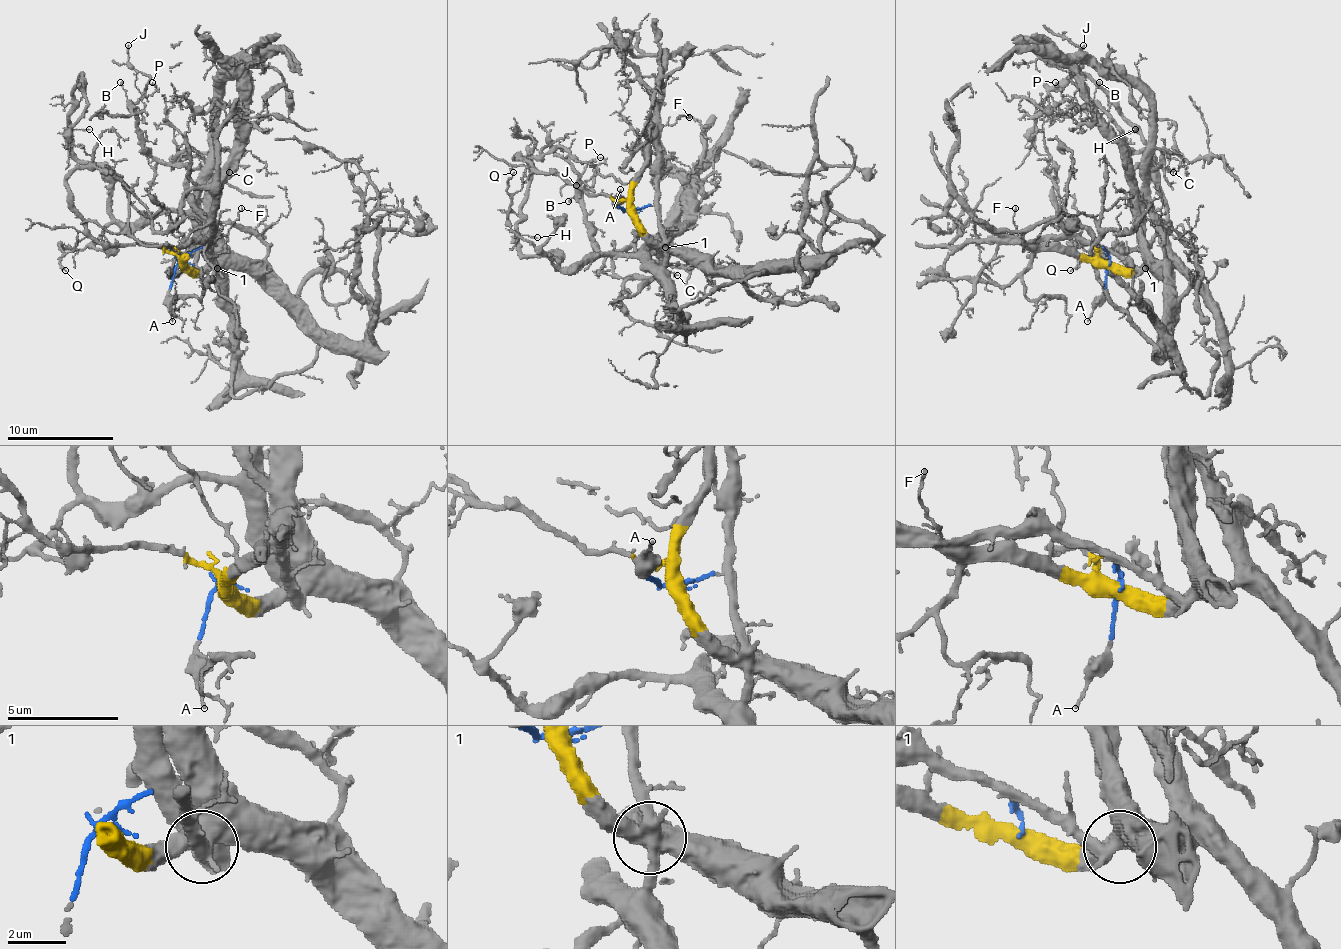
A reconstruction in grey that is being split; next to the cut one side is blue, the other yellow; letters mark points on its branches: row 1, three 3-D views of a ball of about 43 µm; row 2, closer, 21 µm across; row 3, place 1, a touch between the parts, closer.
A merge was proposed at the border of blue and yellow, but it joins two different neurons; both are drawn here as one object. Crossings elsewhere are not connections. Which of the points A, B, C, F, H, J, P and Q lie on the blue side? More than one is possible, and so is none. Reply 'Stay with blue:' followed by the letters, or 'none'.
Stay with blue: A, F, H, Q

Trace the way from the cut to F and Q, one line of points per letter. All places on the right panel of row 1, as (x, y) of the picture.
F: (1108, 263), (1108, 252), (1100, 244), (1079, 242), (1073, 236), (1025, 239), (1017, 228), (1015, 207)
Q: (1108, 263), (1103, 247), (1153, 268), (1164, 258), (1153, 212), (1167, 223), (1140, 250), (1124, 244), (1071, 271)

